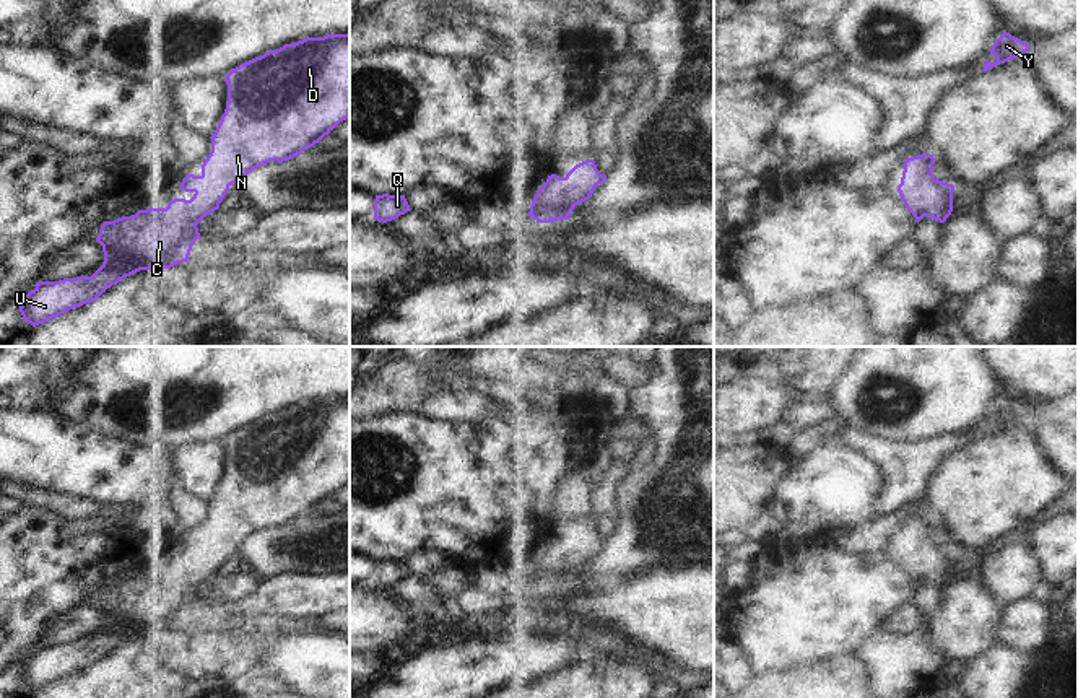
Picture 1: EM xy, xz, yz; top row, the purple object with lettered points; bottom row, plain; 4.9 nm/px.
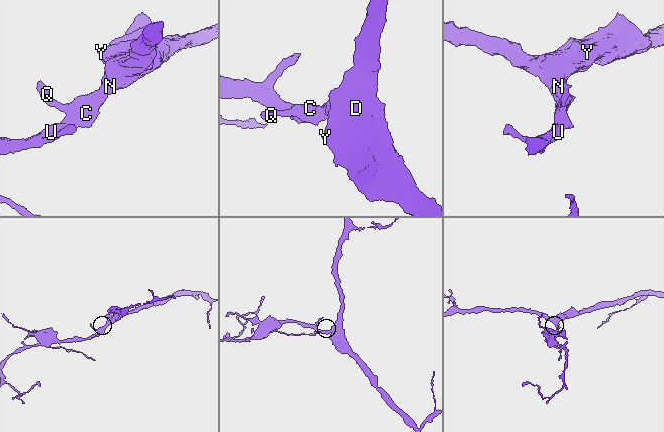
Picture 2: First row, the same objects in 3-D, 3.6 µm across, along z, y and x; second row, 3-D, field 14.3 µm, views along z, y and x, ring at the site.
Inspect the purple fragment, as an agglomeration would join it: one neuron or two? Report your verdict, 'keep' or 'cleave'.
keep

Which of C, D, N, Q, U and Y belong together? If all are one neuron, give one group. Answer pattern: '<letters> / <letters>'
C D N Q U Y

